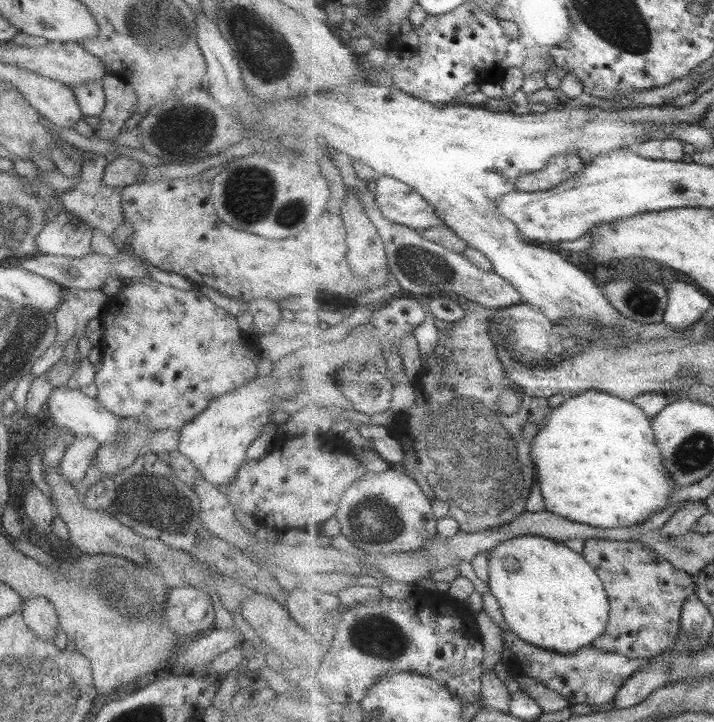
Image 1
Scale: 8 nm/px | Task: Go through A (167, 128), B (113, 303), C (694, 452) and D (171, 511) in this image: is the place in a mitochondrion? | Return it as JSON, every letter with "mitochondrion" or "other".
{"A":"mitochondrion","B":"other","C":"mitochondrion","D":"mitochondrion"}

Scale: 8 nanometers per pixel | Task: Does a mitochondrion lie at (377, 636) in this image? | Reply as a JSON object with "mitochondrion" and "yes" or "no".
{"mitochondrion":"yes"}

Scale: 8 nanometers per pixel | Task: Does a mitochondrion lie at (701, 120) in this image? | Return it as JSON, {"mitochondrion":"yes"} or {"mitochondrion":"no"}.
{"mitochondrion":"no"}

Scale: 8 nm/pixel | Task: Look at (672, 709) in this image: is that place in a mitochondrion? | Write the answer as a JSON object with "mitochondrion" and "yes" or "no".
{"mitochondrion":"no"}

